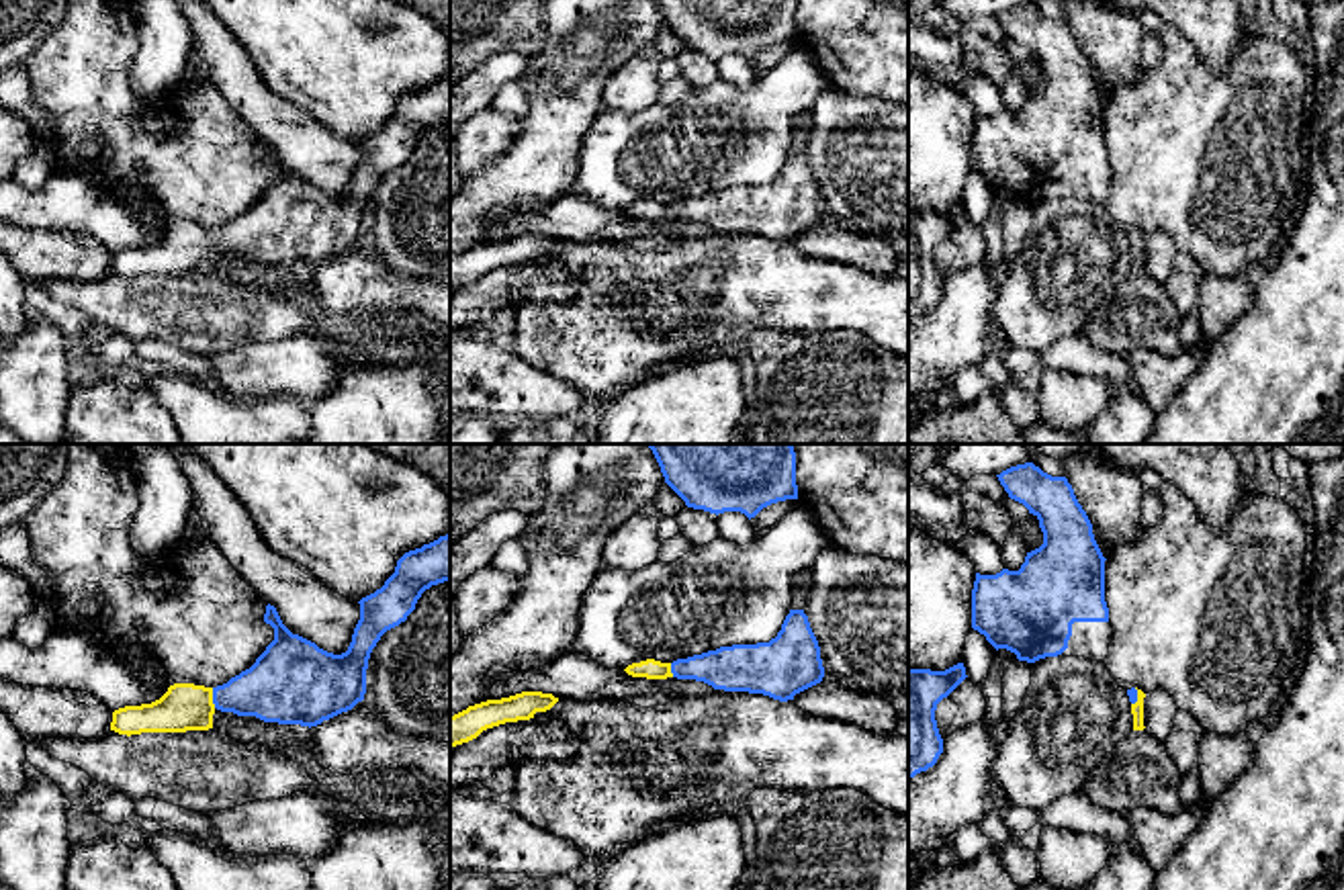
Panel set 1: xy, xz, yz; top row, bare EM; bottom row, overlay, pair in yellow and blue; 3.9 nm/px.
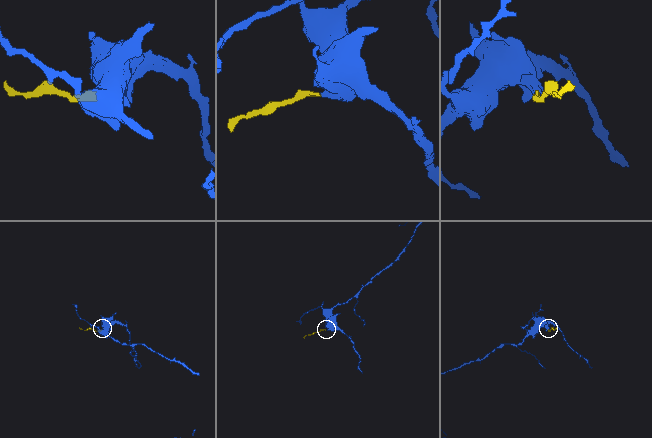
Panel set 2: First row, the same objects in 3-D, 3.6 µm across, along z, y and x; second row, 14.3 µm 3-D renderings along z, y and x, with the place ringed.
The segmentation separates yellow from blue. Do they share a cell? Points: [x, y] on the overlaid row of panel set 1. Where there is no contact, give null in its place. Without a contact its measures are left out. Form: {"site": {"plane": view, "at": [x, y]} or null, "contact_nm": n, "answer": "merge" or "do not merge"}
{"site": {"plane": "xy", "at": [211, 698]}, "contact_nm": 80, "answer": "merge"}

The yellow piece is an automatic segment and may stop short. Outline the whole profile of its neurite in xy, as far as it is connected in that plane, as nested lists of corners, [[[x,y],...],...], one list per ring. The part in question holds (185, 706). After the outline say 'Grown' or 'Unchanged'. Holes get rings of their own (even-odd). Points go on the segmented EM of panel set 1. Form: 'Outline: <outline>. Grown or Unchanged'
Outline: [[[450,534],[405,552],[385,585],[358,602],[360,620],[342,655],[293,634],[268,604],[264,622],[274,628],[274,640],[250,669],[217,687],[174,683],[151,704],[115,710],[110,730],[127,737],[209,730],[217,710],[317,726],[364,700],[368,659],[380,636],[407,620],[425,589],[444,581],[450,581]]]. Grown

